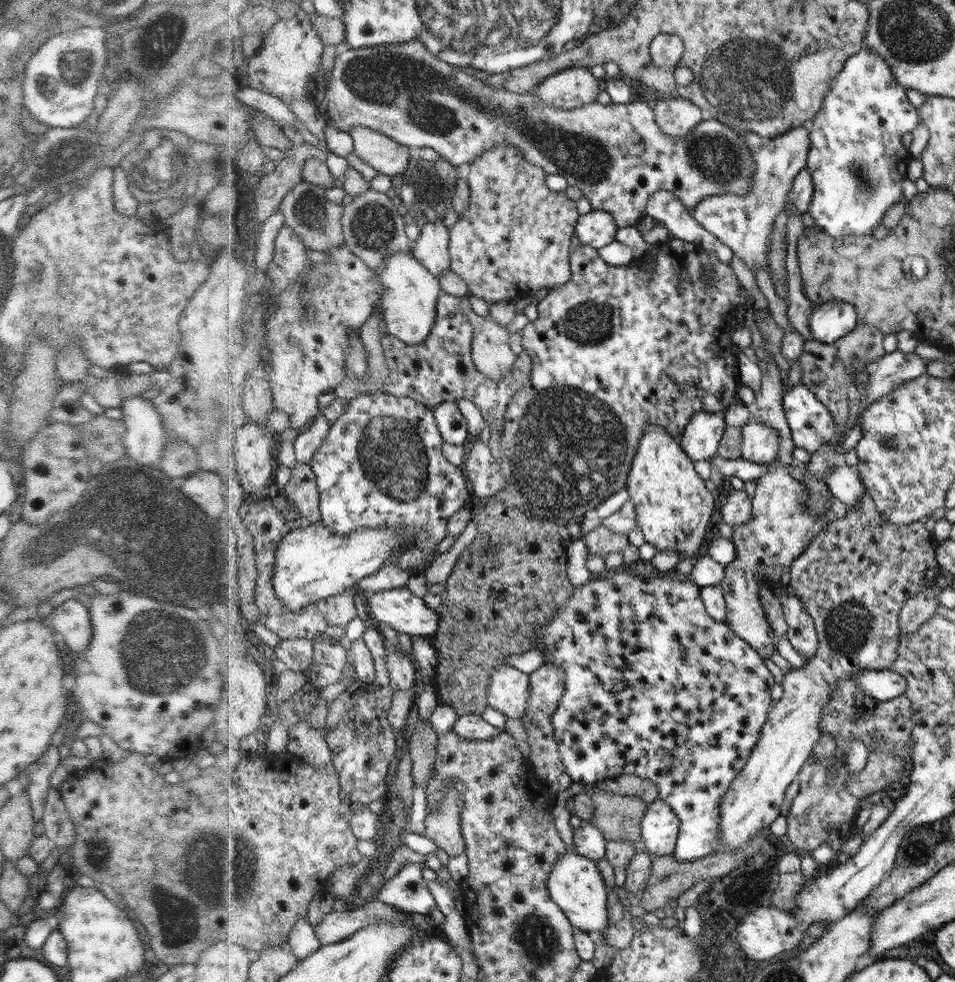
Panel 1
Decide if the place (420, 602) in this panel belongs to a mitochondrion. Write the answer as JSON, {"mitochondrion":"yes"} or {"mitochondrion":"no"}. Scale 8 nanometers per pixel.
{"mitochondrion":"no"}

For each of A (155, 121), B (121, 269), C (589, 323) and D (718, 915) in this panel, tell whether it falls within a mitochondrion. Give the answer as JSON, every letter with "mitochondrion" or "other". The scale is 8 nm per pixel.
{"A":"other","B":"other","C":"mitochondrion","D":"other"}

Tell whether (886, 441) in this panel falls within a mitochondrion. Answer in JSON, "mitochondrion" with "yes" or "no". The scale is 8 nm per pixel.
{"mitochondrion":"yes"}

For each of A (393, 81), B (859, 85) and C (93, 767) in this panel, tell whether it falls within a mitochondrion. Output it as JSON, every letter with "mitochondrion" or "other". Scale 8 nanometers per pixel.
{"A":"mitochondrion","B":"other","C":"other"}

